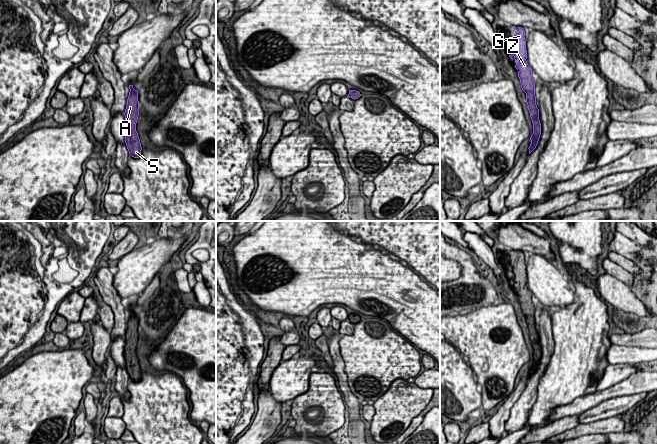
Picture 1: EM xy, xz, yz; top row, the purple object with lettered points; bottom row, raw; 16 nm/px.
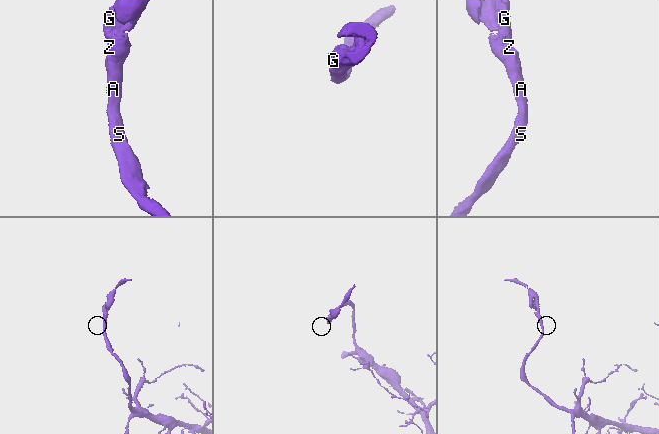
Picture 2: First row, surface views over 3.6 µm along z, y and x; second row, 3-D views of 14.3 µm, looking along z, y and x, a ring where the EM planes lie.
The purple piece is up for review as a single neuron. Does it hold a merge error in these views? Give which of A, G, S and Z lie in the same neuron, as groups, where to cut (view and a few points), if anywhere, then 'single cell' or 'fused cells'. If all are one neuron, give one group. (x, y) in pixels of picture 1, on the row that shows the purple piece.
A G S Z; no cut; single cell

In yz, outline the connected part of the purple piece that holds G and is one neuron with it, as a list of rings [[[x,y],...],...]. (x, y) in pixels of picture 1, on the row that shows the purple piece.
[[[518,27],[519,31],[514,35],[513,49],[514,52],[509,55],[515,59],[515,68],[518,70],[518,77],[522,90],[526,93],[526,102],[533,123],[533,134],[530,137],[531,144],[529,146],[529,154],[536,148],[540,135],[541,123],[539,120],[539,109],[536,105],[535,82],[532,78],[532,68],[528,65],[526,40],[524,28]]]

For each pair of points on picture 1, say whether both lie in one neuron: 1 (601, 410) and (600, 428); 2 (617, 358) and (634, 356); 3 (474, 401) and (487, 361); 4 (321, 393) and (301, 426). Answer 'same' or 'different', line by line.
1: different
2: same
3: different
4: same

